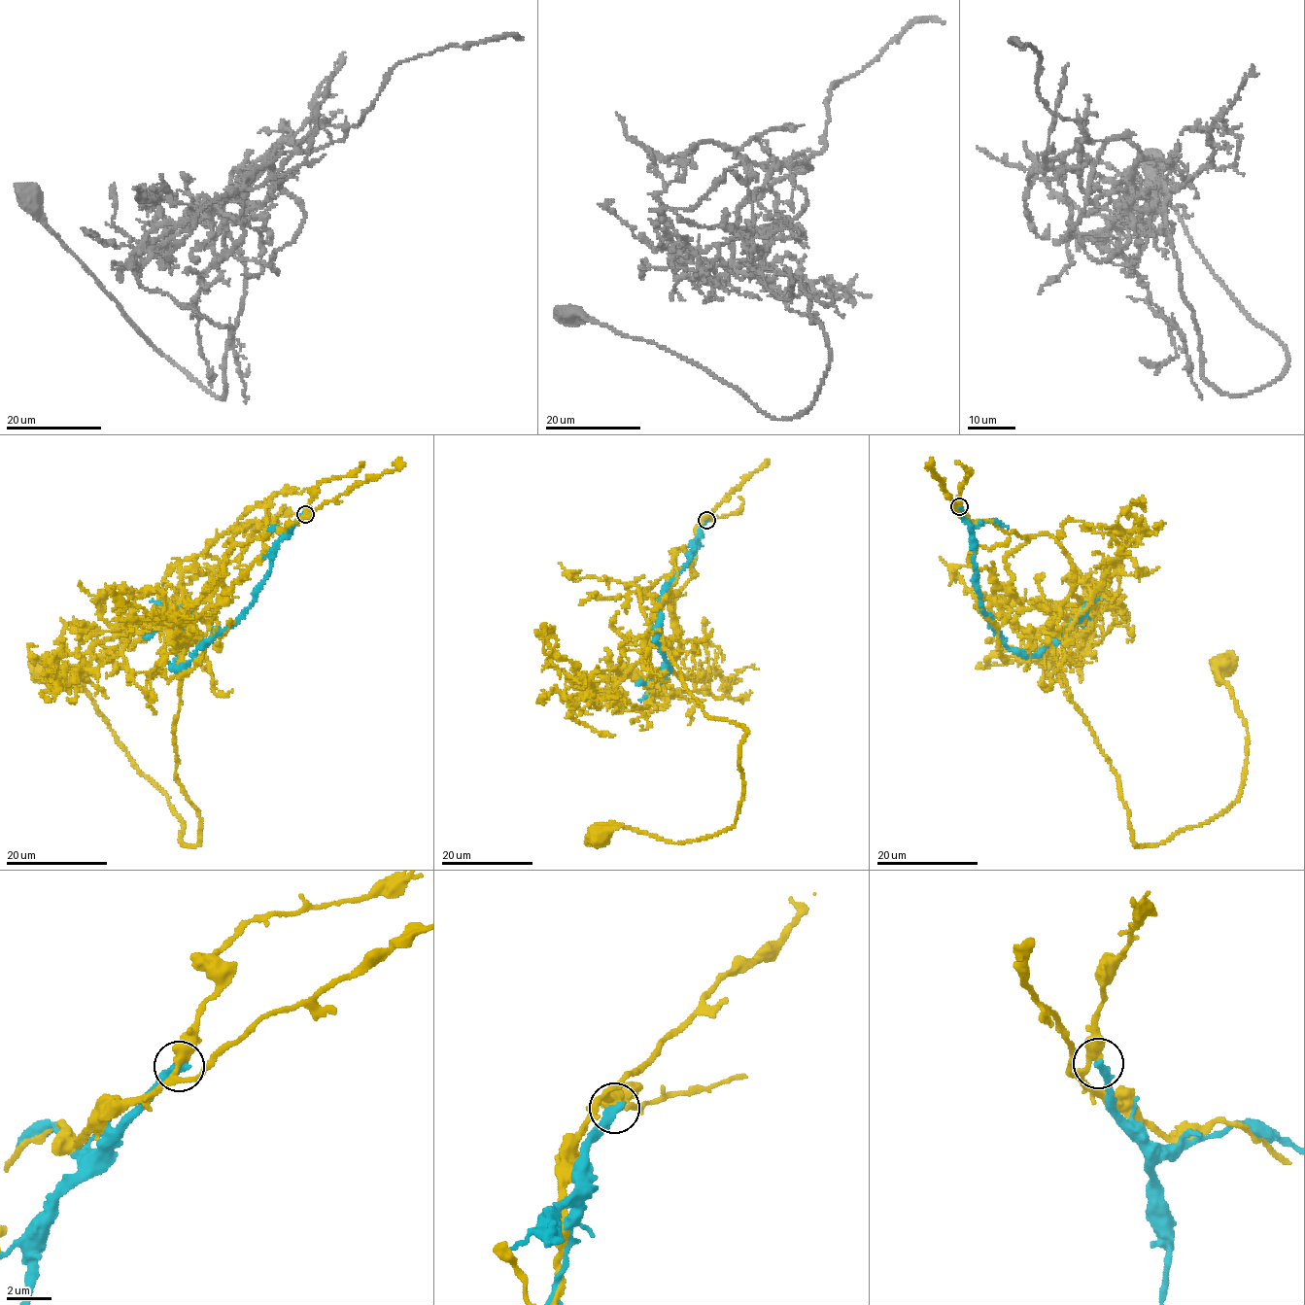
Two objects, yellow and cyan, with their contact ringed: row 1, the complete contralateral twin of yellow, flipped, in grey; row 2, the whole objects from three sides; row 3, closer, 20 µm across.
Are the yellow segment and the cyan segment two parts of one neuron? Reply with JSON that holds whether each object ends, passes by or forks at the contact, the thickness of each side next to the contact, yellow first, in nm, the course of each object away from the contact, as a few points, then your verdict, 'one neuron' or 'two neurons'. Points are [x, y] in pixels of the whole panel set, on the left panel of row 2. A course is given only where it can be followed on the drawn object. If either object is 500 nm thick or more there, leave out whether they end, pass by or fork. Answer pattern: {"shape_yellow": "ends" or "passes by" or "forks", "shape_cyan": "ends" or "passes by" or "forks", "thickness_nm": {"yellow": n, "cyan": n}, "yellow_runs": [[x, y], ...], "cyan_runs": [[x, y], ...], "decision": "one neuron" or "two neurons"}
{"shape_yellow": "passes by", "shape_cyan": "ends", "thickness_nm": {"yellow": 400, "cyan": 460}, "yellow_runs": [[305, 513], [229, 549], [225, 593], [188, 630], [173, 735], [195, 845], [89, 695], [45, 672]], "cyan_runs": [[305, 514], [277, 544], [251, 607], [188, 665], [176, 668], [174, 661], [185, 634], [187, 610], [151, 600]], "decision": "two neurons"}

